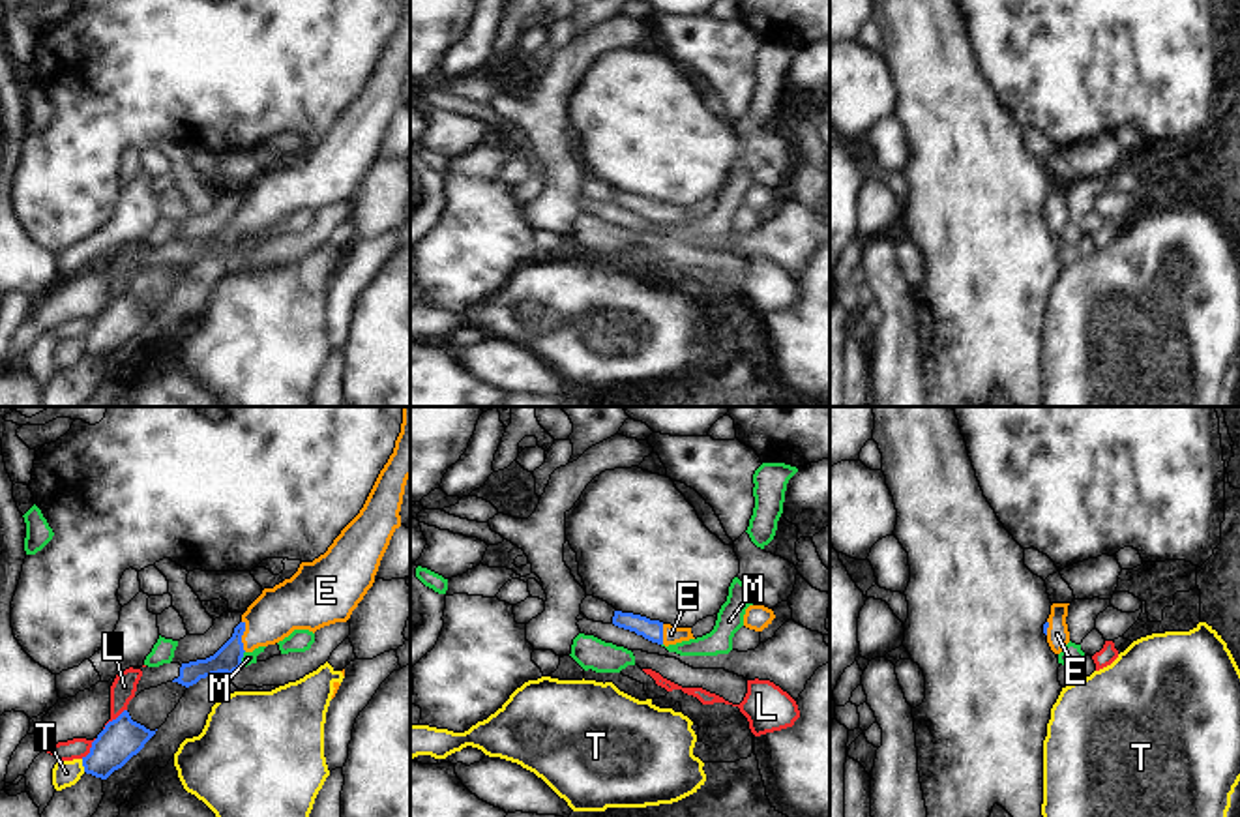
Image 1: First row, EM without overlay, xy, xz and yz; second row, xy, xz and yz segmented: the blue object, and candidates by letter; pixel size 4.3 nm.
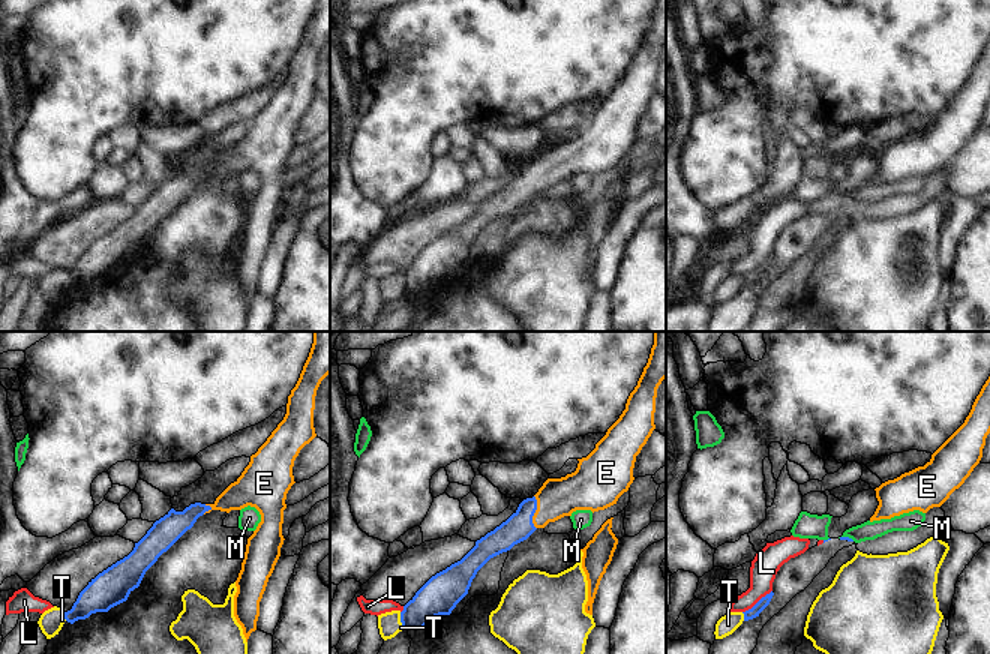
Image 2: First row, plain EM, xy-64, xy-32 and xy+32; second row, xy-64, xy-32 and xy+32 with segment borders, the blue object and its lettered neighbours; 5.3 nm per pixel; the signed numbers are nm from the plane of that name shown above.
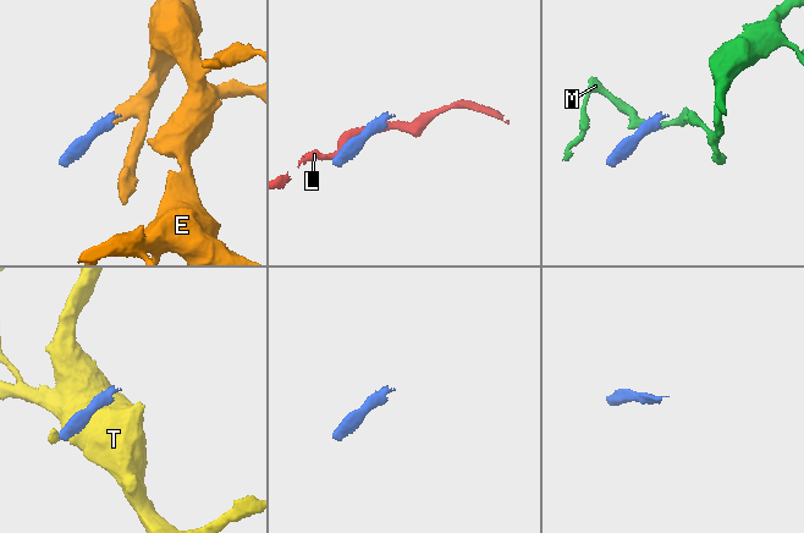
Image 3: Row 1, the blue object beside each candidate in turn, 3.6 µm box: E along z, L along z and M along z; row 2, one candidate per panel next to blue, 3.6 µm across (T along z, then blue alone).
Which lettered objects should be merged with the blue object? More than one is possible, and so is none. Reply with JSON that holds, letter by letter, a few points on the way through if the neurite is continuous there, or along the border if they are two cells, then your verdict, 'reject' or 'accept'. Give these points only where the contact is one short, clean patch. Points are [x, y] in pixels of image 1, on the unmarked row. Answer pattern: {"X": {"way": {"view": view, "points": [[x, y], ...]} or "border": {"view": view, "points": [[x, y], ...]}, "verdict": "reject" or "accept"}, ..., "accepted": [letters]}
{"E": {"way": {"view": "xy", "points": [[229, 237], [242, 214], [253, 212], [276, 193]]}, "verdict": "accept"}, "L": {"border": {"view": "xy", "points": [[126, 289], [103, 310]]}, "verdict": "reject"}, "M": {"border": {"view": "xy", "points": [[244, 231], [240, 246]]}, "verdict": "reject"}, "T": {"border": {"view": "xy", "points": [[81, 340], [85, 351]]}, "verdict": "reject"}, "accepted": ["E"]}

